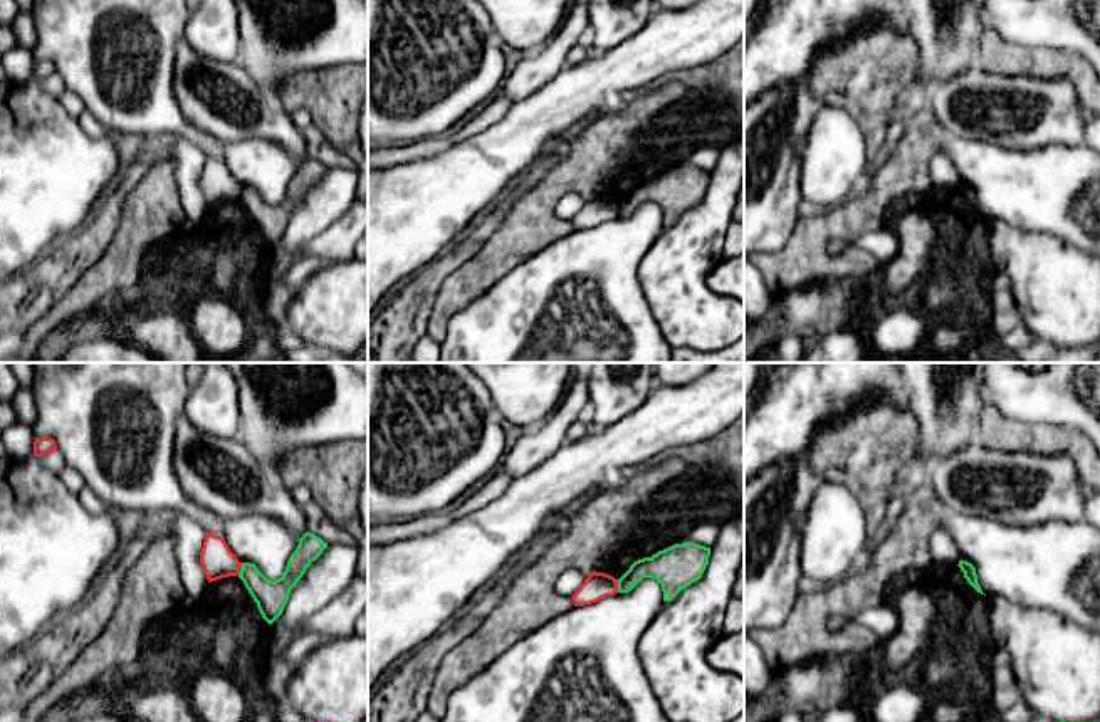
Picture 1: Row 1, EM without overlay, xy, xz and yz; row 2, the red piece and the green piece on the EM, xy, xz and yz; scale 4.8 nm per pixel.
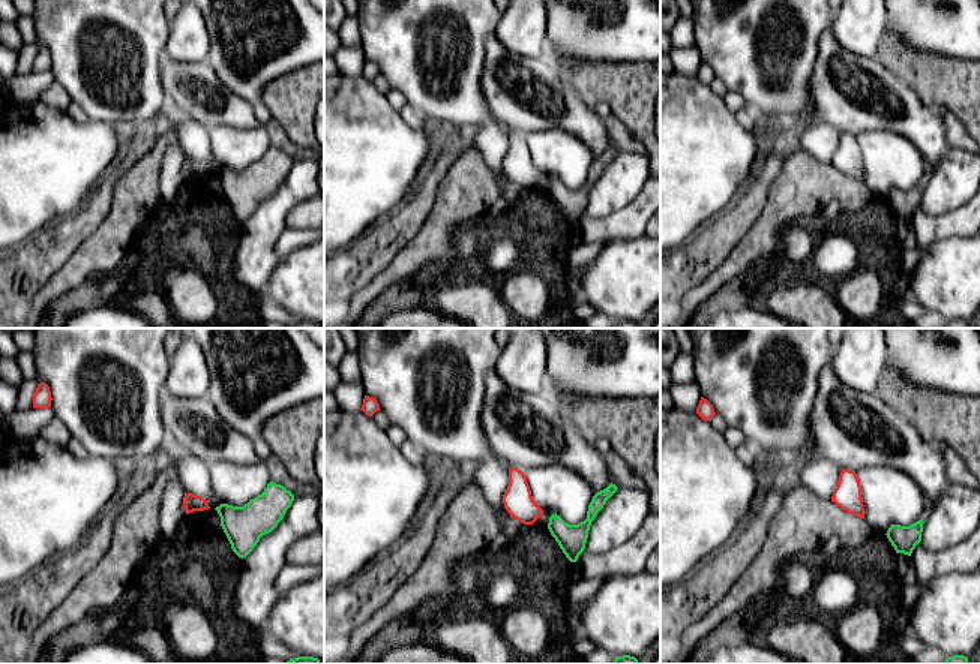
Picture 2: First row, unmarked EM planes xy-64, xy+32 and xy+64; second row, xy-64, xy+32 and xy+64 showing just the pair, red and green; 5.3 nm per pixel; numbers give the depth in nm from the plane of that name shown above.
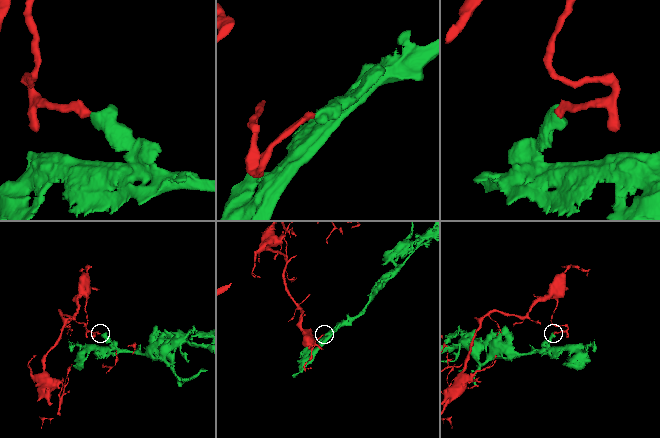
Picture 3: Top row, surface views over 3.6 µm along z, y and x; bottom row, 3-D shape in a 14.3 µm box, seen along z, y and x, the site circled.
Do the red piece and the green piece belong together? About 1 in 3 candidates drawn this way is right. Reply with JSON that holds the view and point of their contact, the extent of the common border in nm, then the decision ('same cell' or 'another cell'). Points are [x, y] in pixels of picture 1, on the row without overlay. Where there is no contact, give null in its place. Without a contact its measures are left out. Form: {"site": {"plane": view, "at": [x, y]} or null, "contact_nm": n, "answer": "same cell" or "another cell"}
{"site": {"plane": "xy", "at": [240, 192]}, "contact_nm": 70, "answer": "another cell"}

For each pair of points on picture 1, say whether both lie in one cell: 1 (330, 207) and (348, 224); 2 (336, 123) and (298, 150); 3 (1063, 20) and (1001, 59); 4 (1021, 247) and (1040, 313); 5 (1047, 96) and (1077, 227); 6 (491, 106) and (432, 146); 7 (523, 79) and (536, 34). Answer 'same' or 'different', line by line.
1: different
2: different
3: different
4: same
5: different
6: same
7: different

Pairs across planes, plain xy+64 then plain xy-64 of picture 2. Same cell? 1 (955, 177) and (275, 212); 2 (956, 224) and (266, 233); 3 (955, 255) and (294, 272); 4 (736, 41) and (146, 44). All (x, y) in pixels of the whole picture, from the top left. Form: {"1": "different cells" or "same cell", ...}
{"1": "same cell", "2": "different cells", "3": "same cell", "4": "same cell"}

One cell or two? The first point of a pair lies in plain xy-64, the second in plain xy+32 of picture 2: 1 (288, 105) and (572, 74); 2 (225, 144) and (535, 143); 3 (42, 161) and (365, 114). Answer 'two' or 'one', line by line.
1: one
2: one
3: one

